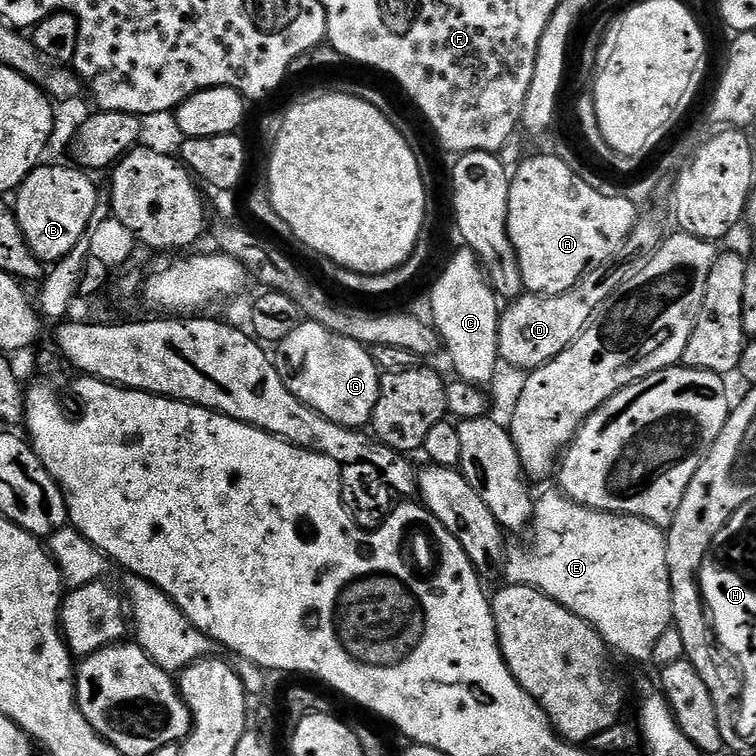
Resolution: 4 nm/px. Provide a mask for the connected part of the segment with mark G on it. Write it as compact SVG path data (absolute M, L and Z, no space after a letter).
M302 322L275 345L274 359L286 390L330 422L360 430L371 421L382 372L365 345L339 336L321 324Z

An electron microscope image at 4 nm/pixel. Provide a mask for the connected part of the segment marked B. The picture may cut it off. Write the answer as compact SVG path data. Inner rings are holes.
M47 164L37 166L16 189L14 193L14 199L16 199L14 211L16 221L19 222L22 234L34 255L41 262L55 262L66 254L70 254L70 250L74 250L74 246L78 246L78 242L85 239L98 203L98 197L96 197L96 184L88 177L91 175L87 171L76 166L63 168L60 164Z

